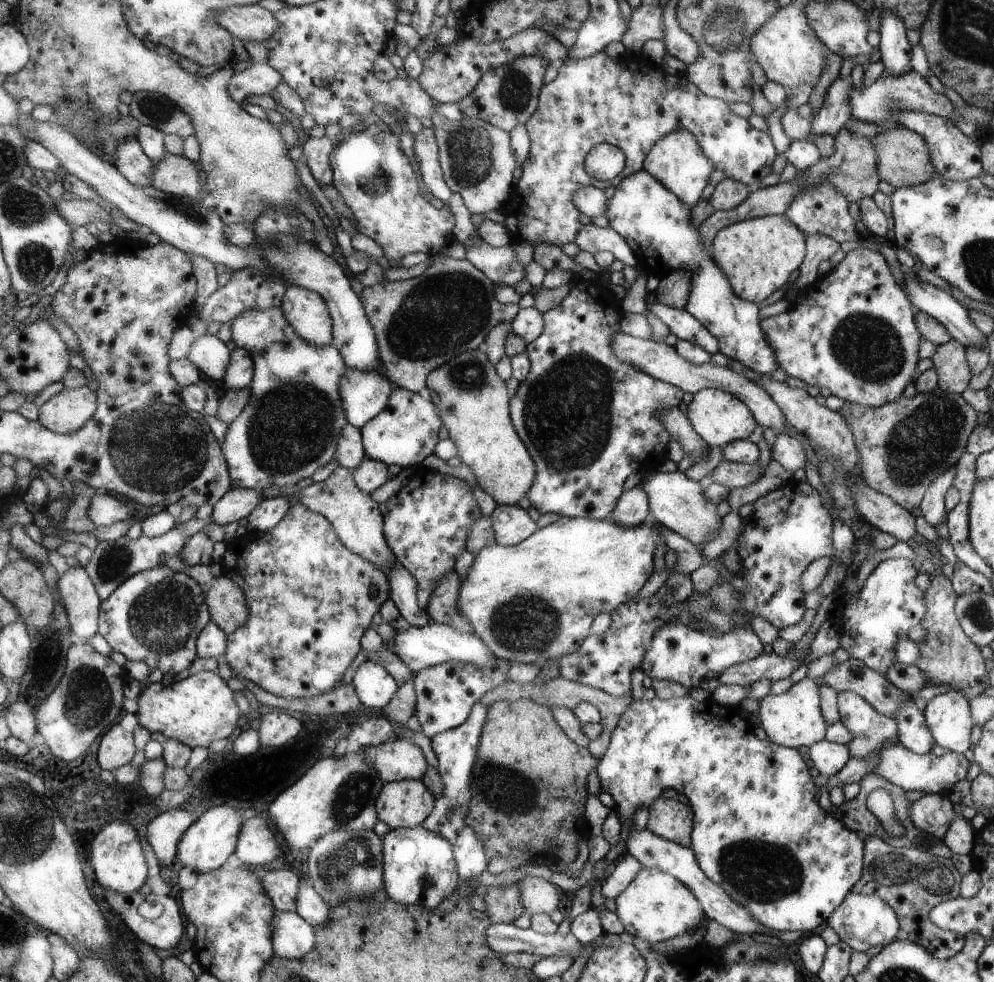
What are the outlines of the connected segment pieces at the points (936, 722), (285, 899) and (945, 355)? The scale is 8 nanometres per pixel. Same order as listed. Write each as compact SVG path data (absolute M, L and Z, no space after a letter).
M948 691L935 696L927 702L924 716L938 746L960 754L972 746L970 732L975 724L969 700L960 692Z
M290 870L268 871L264 876L258 877L262 880L262 886L266 896L276 910L282 912L295 912L296 896L300 890L300 879Z
M952 339L942 346L936 345L931 358L942 392L961 394L968 388L973 372L966 360L966 350L959 341Z

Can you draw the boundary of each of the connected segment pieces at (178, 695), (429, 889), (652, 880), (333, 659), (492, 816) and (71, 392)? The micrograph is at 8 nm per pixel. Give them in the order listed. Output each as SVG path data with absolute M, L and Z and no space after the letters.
M201 671L180 681L157 682L143 685L143 691L136 699L138 702L138 720L149 734L160 732L166 738L180 740L191 749L200 746L208 748L214 740L229 738L238 726L238 706L232 690L215 671Z
M424 826L390 829L382 839L382 870L388 896L398 904L433 909L458 890L458 864L454 846Z
M643 867L634 880L615 898L616 916L626 927L626 932L636 938L642 938L650 943L662 942L674 936L698 930L702 922L706 920L702 904L694 893L685 885L679 877L672 876L669 872Z
M294 502L288 514L274 528L268 532L249 530L246 534L234 537L227 545L226 552L221 562L222 573L230 576L243 589L247 604L251 608L251 619L248 624L234 634L227 635L228 648L226 652L227 663L232 669L232 676L240 680L250 681L266 692L274 696L283 696L287 699L292 698L316 698L329 690L334 690L344 684L344 676L350 670L352 660L360 652L360 638L362 634L370 628L370 622L378 610L382 610L383 603L386 603L391 596L391 582L389 578L375 564L370 564L359 553L352 552L338 536L335 526L327 517L318 512L312 511L304 504Z
M530 699L498 701L490 706L491 712L483 728L472 772L471 807L468 808L467 824L483 840L489 861L495 857L509 857L512 861L519 858L524 863L549 867L558 862L572 864L580 851L578 842L589 838L586 836L587 814L584 814L584 804L590 794L586 790L586 778L598 767L598 758L593 757L587 748L580 748L563 731L549 706L536 704L535 700Z
M95 386L64 388L38 408L38 422L60 434L79 431L99 410Z

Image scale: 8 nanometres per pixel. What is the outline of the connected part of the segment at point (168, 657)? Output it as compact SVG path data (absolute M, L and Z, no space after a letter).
M160 564L130 576L102 601L99 633L112 650L123 654L128 661L146 662L166 675L178 675L189 670L198 656L199 634L210 622L206 601L190 576Z

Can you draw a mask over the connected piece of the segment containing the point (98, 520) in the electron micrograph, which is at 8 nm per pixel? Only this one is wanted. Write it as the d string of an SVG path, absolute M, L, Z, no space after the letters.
M108 493L94 494L88 506L90 520L100 528L114 524L114 522L119 523L126 516L126 512L128 512L126 502Z

